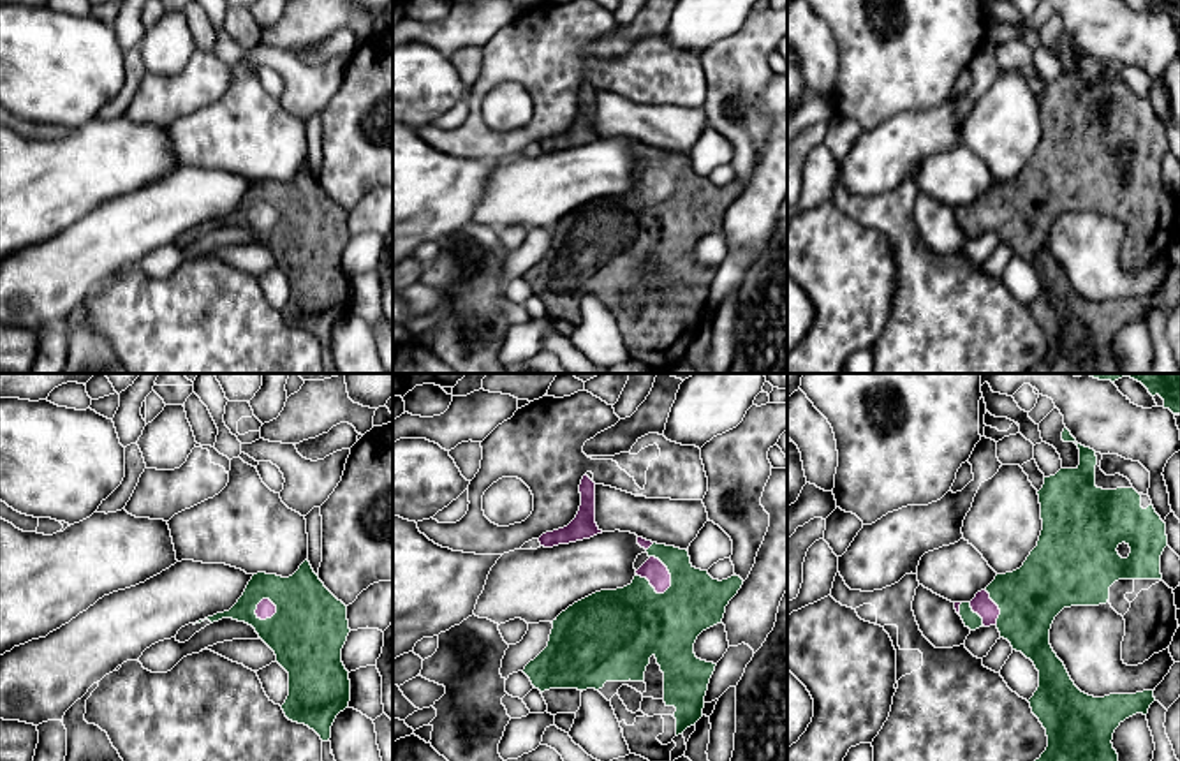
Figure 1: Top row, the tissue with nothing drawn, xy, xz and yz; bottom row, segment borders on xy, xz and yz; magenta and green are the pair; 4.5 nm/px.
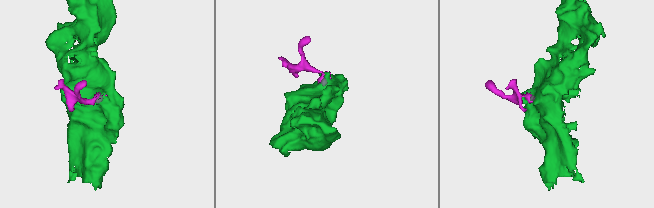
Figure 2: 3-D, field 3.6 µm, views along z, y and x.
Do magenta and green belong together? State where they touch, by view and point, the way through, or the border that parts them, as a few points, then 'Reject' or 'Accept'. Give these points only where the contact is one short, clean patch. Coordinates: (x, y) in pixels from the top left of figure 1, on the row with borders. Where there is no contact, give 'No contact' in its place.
Touches magenta at xz (668, 573). Accept

